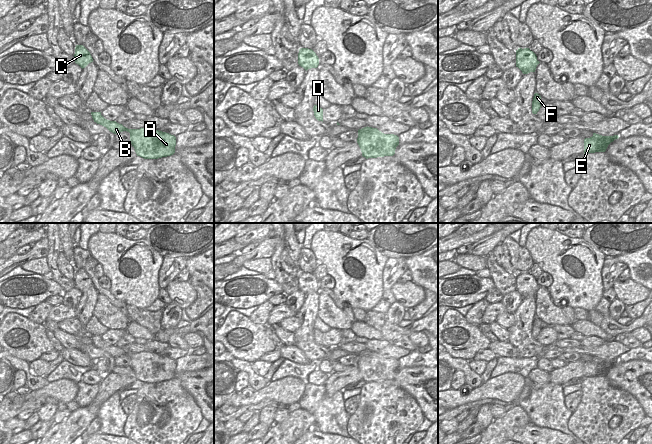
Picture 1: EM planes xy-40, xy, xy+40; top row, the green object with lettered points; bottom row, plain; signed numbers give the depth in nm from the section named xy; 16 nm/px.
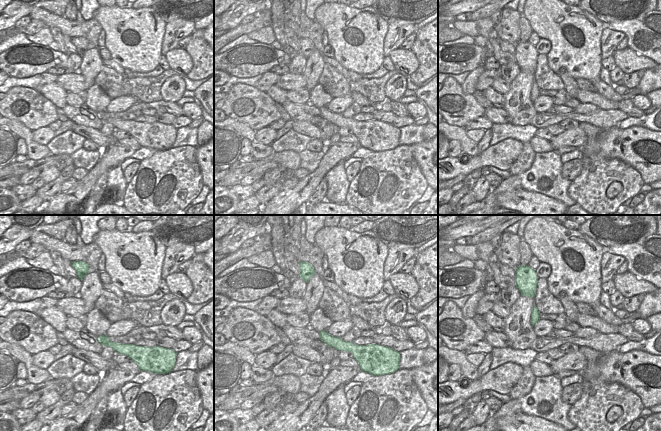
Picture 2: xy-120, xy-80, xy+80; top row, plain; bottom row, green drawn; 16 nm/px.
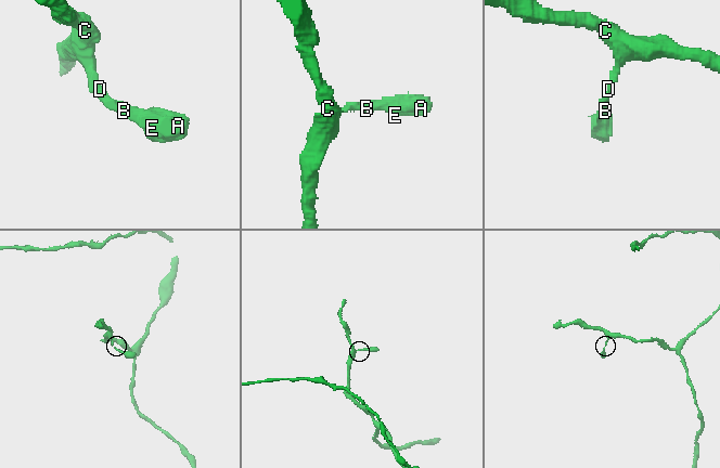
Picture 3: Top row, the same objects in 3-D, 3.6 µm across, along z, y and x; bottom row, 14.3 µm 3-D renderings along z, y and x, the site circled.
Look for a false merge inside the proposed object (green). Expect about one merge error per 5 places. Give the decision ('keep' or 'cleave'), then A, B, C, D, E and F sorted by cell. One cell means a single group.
keep; A B C D E F

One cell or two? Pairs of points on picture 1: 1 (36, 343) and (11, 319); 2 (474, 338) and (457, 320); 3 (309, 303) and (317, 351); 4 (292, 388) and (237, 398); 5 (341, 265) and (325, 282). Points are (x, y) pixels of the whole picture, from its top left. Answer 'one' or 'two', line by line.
1: one
2: one
3: one
4: one
5: two

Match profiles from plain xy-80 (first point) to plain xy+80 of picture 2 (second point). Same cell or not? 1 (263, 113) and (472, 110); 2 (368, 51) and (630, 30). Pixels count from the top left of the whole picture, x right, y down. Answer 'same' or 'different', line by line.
1: same
2: different

